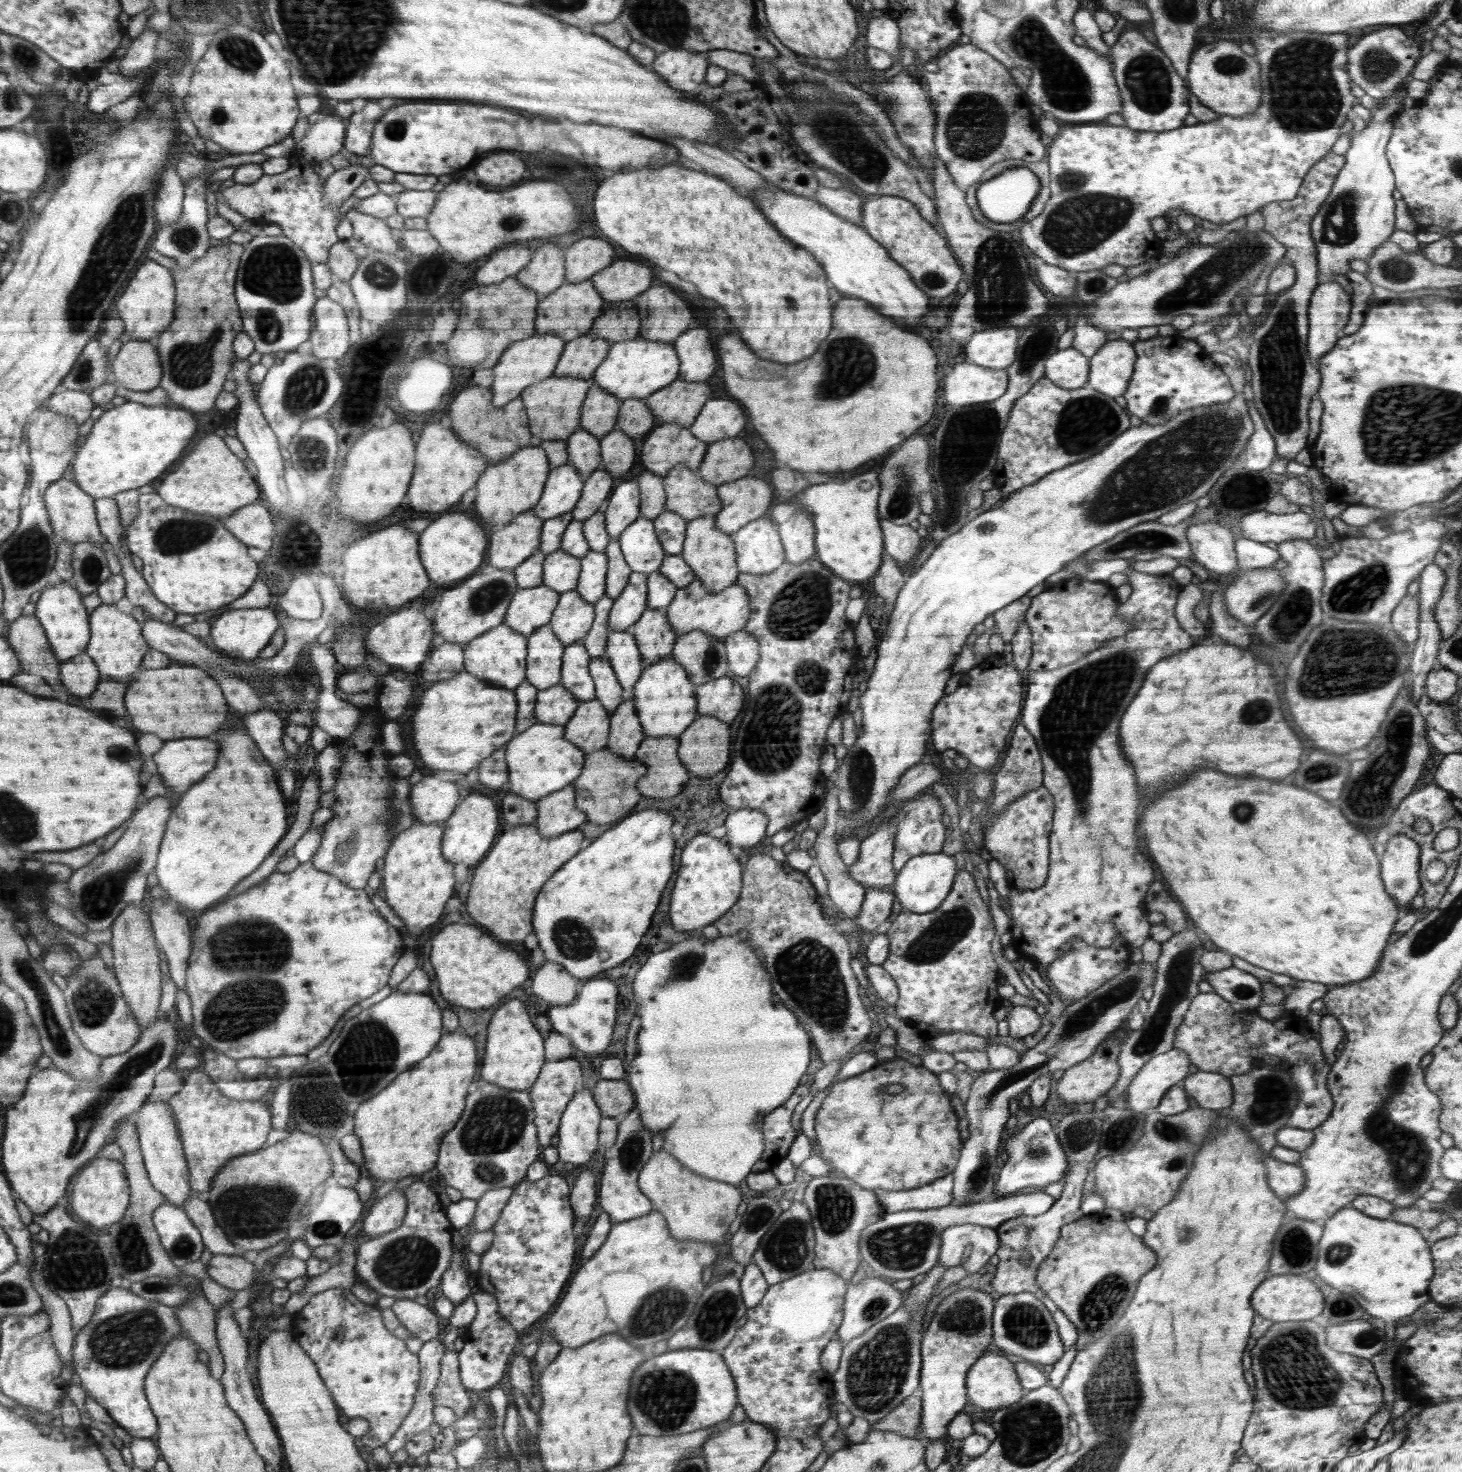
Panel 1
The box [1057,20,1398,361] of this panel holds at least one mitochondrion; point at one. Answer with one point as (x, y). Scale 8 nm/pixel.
(1304, 95)

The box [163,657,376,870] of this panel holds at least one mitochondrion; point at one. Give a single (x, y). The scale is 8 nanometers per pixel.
(351, 839)

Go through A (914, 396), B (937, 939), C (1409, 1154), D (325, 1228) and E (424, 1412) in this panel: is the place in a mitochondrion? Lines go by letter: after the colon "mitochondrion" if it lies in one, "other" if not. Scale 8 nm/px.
A: other
B: mitochondrion
C: mitochondrion
D: mitochondrion
E: other

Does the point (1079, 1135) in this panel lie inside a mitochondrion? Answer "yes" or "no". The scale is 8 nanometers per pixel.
yes

